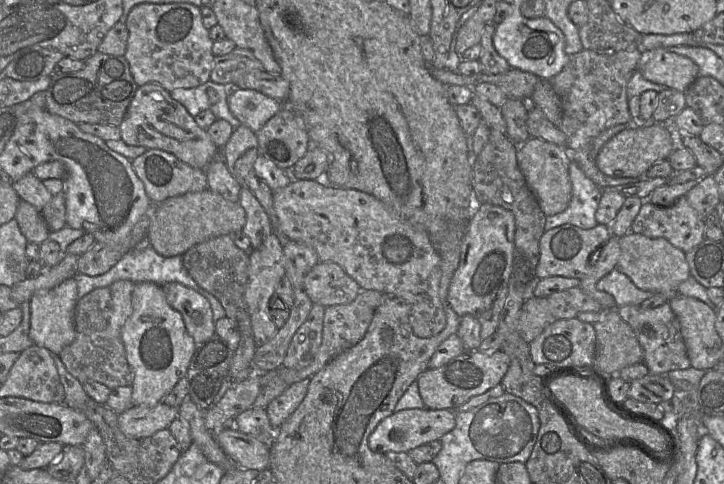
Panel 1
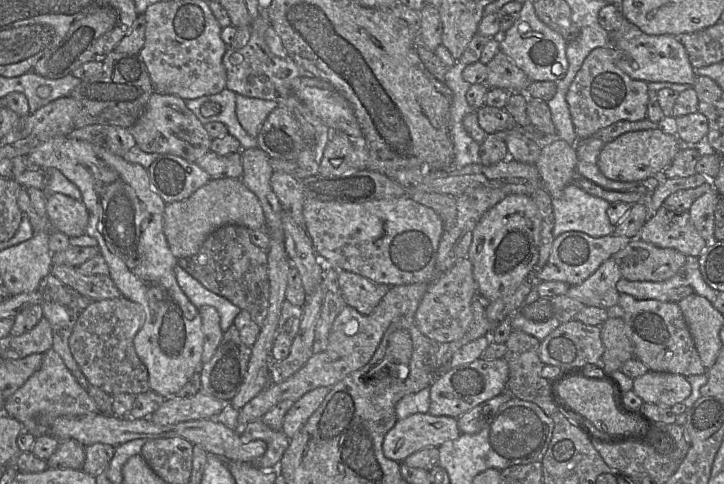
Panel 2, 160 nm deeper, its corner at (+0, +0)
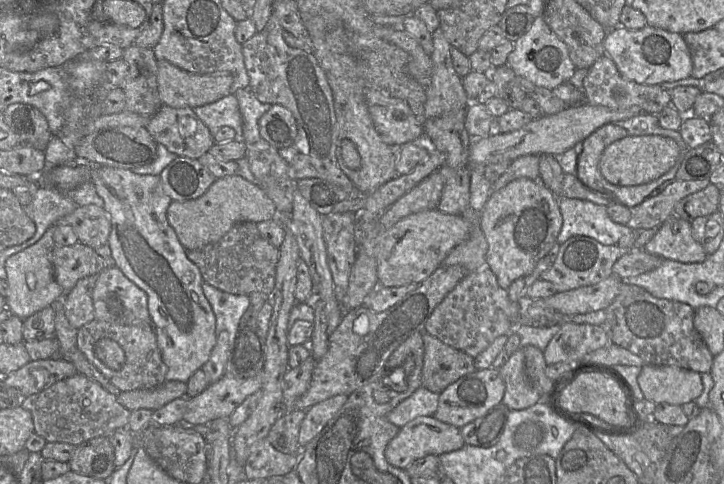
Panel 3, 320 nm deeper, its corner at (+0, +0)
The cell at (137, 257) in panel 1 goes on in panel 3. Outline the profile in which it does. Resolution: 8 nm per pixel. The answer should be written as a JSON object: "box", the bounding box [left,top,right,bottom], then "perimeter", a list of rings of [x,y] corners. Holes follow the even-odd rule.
{"box":[202,282,250,346],"perimeter":[[[203,282],[202,289],[215,314],[216,333],[228,332],[232,346],[240,319],[250,305],[250,297],[221,291],[206,282]]]}

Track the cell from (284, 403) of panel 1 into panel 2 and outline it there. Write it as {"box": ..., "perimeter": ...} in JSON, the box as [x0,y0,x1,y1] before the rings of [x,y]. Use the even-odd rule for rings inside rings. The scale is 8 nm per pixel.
{"box":[281,387,329,439],"perimeter":[[[318,387],[294,402],[284,417],[281,430],[289,439],[296,435],[311,415],[320,407],[329,390],[328,387]]]}

